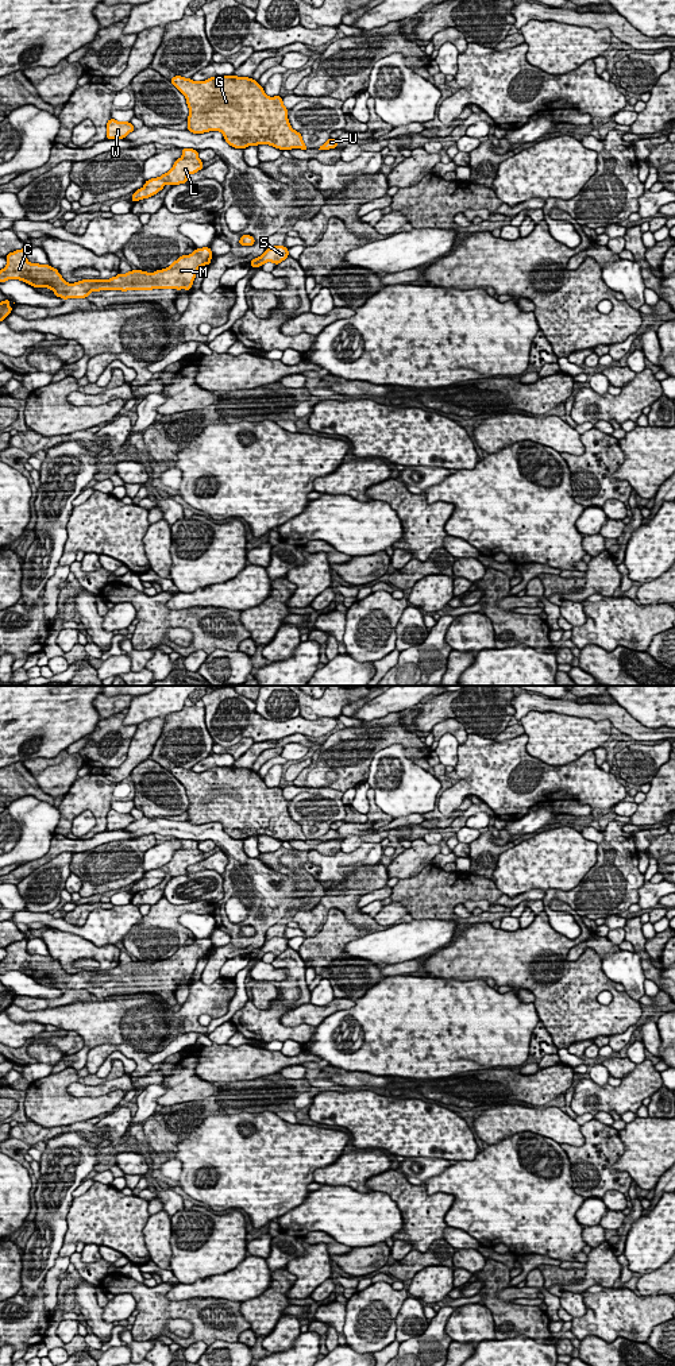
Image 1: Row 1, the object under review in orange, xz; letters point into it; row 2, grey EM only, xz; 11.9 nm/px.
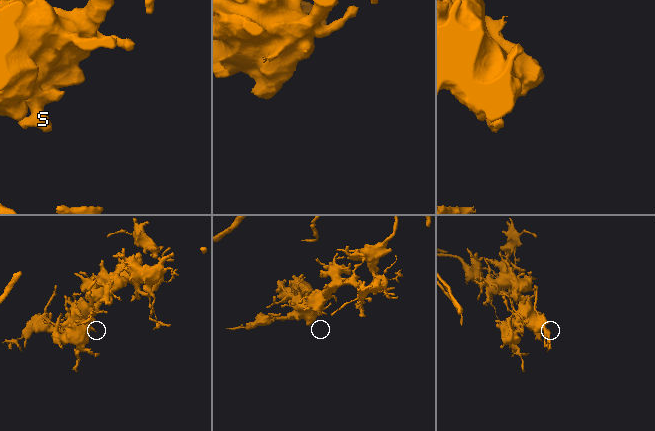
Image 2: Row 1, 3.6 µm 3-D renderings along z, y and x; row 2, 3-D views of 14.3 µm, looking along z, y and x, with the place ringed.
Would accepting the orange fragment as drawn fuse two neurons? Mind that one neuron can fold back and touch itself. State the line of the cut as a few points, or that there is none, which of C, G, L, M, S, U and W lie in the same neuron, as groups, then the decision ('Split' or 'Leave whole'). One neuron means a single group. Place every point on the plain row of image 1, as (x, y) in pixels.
No split. Groups: C G L M S U W. Leave whole

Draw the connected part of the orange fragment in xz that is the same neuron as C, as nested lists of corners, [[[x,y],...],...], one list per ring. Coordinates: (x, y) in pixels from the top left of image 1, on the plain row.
[[[202,938],[196,939],[189,946],[181,946],[169,958],[154,964],[132,961],[126,965],[119,964],[109,971],[82,971],[69,975],[50,956],[30,954],[27,941],[16,941],[5,948],[7,956],[0,961],[0,973],[19,971],[32,979],[51,980],[62,991],[86,989],[92,983],[100,981],[190,981],[198,960],[205,956],[209,957],[213,948],[209,938]]]

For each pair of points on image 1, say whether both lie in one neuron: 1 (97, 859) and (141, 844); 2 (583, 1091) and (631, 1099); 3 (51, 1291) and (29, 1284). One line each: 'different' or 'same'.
1: same
2: same
3: different

